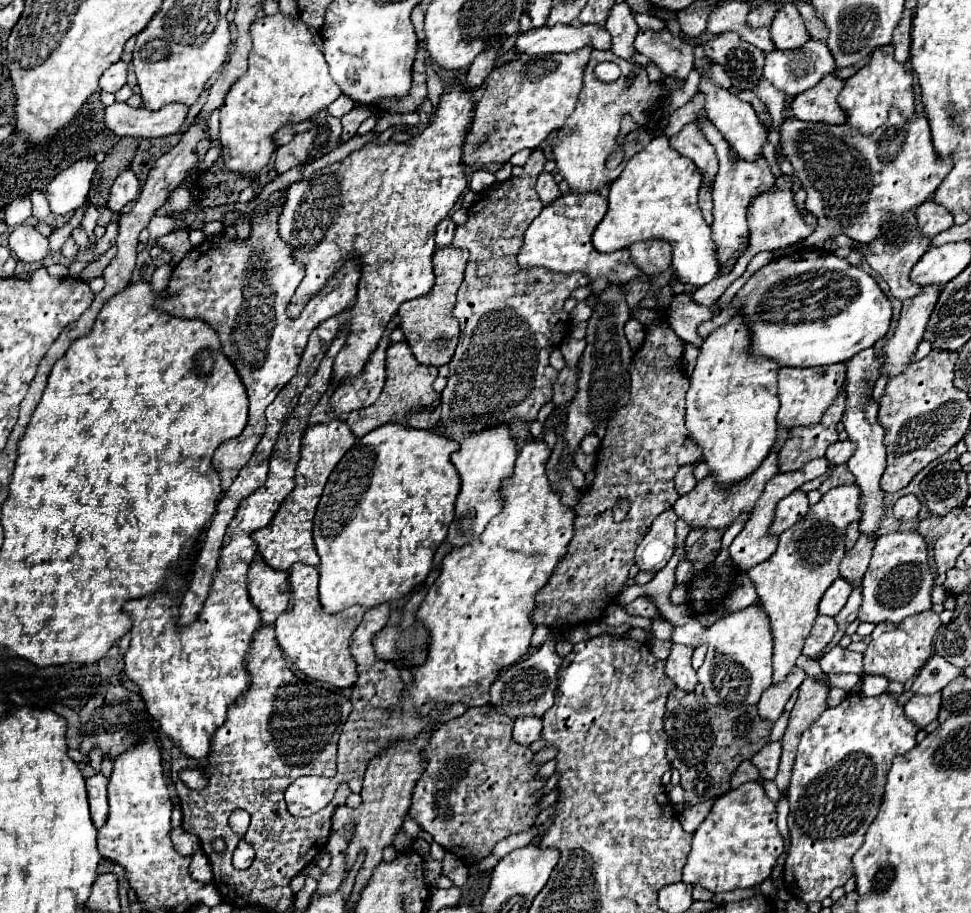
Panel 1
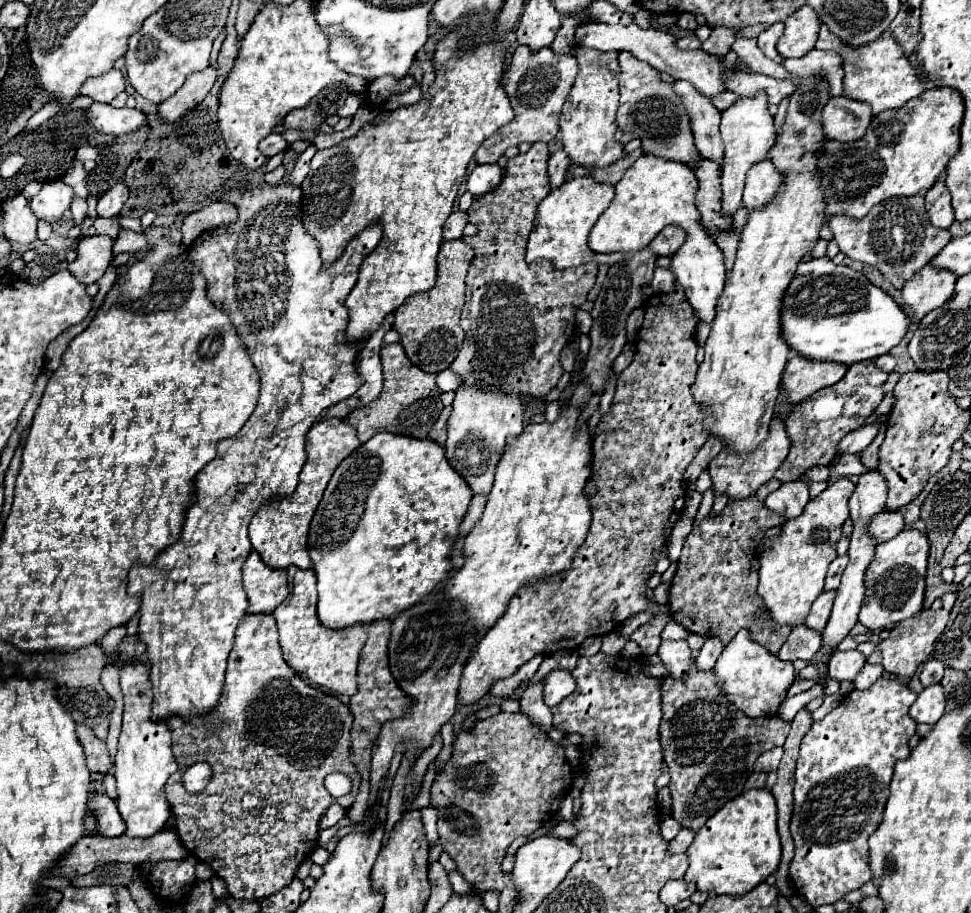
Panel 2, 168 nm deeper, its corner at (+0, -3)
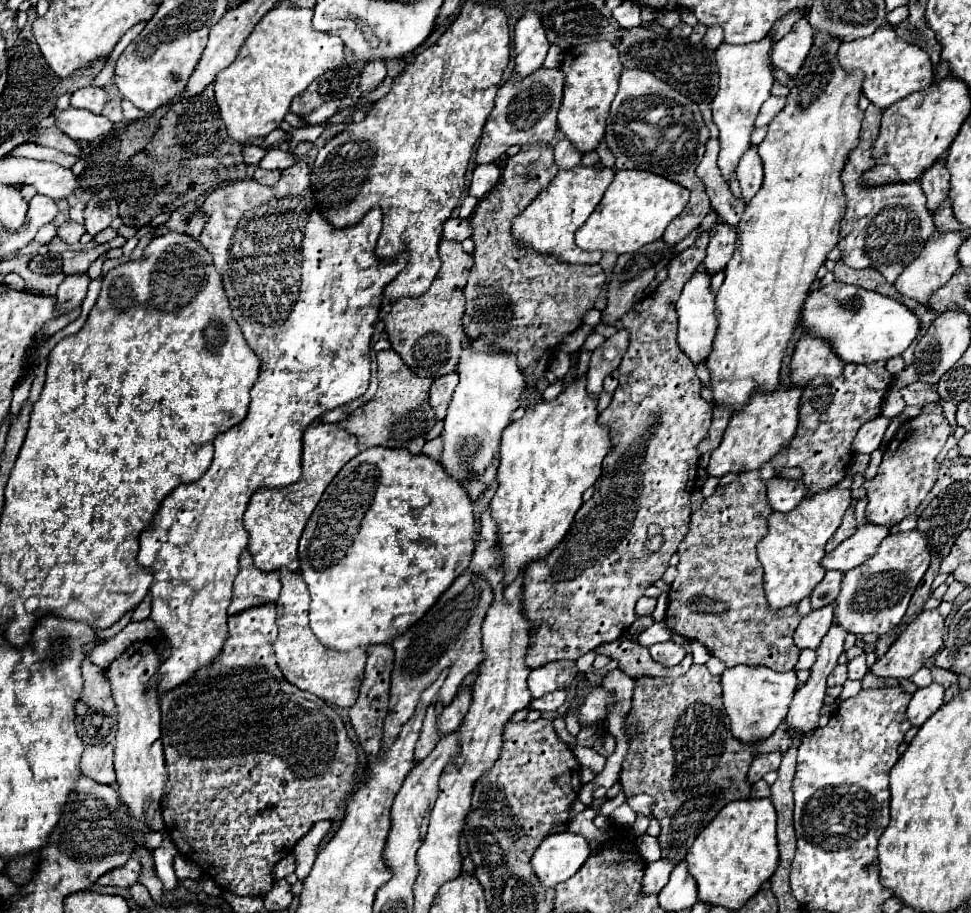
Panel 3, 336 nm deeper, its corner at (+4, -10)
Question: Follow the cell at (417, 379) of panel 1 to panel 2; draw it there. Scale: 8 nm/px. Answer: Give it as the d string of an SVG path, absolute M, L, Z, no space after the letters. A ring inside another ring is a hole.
M384 344L380 350L382 366L384 366L384 388L380 396L370 402L368 406L356 408L348 414L348 424L358 430L358 440L366 442L370 436L376 432L392 432L392 434L402 434L402 436L412 436L412 438L428 438L430 428L438 420L442 412L442 402L440 402L440 390L436 386L436 374L424 372L416 368L402 344Z

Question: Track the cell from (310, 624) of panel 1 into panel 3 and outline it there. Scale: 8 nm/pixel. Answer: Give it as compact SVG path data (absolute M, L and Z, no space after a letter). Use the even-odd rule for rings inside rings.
M286 567L280 569L282 579L282 591L278 599L278 639L274 643L274 653L278 659L280 669L284 671L284 677L288 683L296 685L302 691L314 693L322 701L328 701L338 707L352 707L358 699L360 681L364 675L366 665L366 651L354 649L348 653L338 653L334 649L324 647L316 635L308 627L308 605L310 605L310 593L302 579L302 575L296 571L290 571Z

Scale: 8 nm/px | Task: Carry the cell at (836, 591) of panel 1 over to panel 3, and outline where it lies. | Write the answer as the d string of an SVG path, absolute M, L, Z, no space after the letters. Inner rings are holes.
M826 605L822 609L810 611L798 625L794 633L794 643L798 649L818 649L824 635L828 633L830 625L834 623L832 605Z

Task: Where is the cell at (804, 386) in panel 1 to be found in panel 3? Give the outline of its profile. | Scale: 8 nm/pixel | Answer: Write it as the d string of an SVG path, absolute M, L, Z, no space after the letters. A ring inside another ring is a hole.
M804 333L796 343L792 363L790 363L790 379L794 385L808 383L814 377L828 375L838 377L842 373L844 363L834 353L832 345L816 335Z

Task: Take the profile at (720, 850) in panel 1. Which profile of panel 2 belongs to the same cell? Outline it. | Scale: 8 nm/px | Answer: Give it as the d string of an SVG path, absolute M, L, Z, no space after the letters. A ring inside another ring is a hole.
M748 790L742 796L726 802L722 810L718 810L710 820L706 820L704 828L696 832L694 842L690 844L688 852L688 870L684 874L686 882L694 882L700 892L714 892L714 894L730 894L742 896L764 882L770 874L776 872L781 860L781 841L776 832L776 804L774 796L768 790Z

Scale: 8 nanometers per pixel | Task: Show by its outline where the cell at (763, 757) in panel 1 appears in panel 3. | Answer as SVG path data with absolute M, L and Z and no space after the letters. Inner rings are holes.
M760 753L760 755L756 755L752 765L750 765L750 771L748 771L748 781L750 783L760 781L764 777L764 773L776 771L780 767L780 761L782 761L780 753Z

